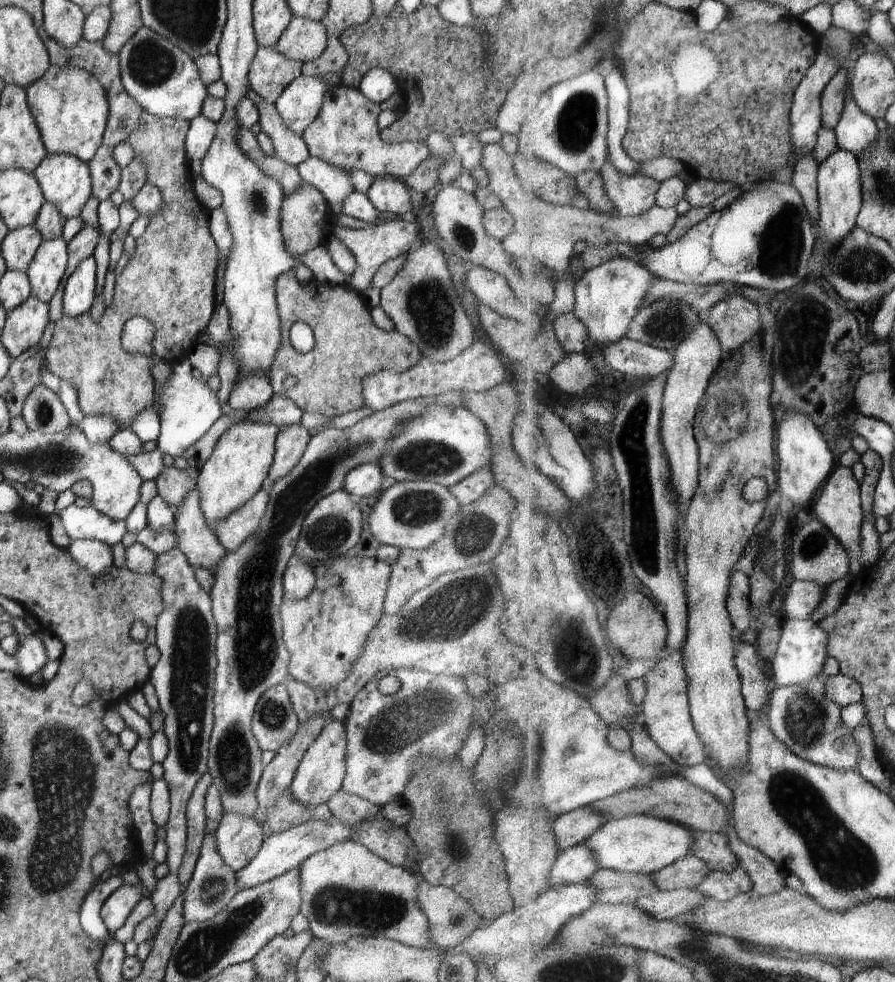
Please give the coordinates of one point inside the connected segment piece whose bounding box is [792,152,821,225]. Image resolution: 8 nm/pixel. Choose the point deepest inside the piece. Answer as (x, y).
(807, 171)

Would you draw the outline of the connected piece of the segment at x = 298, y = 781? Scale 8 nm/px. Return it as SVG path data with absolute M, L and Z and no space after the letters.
M330 720L326 722L326 726L322 728L322 732L315 738L310 748L306 750L306 754L300 760L300 766L294 774L294 780L290 784L292 796L296 802L300 802L302 806L318 806L330 800L330 796L334 792L338 792L342 786L346 769L345 769L345 724L338 720Z

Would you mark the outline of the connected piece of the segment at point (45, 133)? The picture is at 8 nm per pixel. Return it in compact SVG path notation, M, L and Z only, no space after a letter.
M51 64L42 78L26 88L26 100L29 102L34 122L40 130L40 138L42 138L47 154L70 154L87 163L94 158L102 144L106 120L108 120L108 98L96 76L88 74L86 70L72 68L72 66L62 68Z

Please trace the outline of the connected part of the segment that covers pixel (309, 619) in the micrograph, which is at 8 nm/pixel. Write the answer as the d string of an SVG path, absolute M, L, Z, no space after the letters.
M347 553L340 558L329 560L324 566L328 570L328 576L316 578L314 590L308 598L288 600L288 596L284 596L279 608L283 641L290 654L289 677L314 690L332 690L348 678L352 664L361 658L372 628L378 624L380 616L384 613L383 604L391 573L388 564L384 564L382 560L378 562L376 557L372 560L360 554L348 556Z

